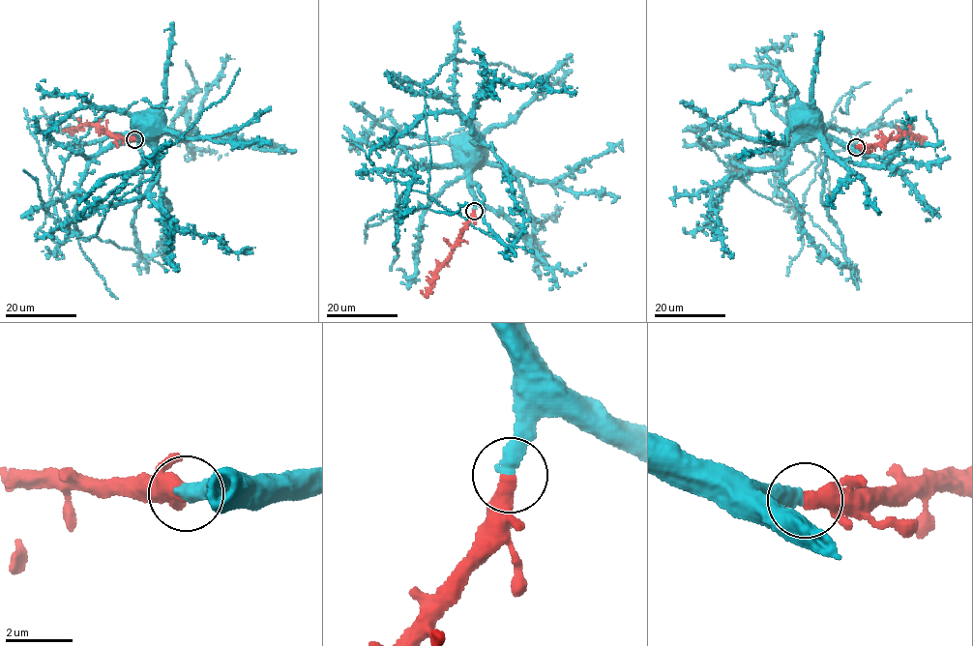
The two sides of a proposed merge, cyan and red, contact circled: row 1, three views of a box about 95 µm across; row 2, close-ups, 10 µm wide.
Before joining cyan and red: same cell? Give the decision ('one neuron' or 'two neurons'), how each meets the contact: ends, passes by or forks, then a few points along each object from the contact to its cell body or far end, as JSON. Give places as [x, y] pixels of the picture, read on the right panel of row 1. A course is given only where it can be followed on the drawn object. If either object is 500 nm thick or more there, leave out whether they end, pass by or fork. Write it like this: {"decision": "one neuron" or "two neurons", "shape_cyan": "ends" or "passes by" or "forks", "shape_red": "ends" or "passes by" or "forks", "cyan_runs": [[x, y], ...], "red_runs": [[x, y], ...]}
{"decision": "one neuron", "shape_cyan": "ends", "shape_red": "ends", "cyan_runs": [[856, 147], [842, 146], [810, 116], [804, 116], [801, 122]], "red_runs": [[856, 147], [897, 138], [906, 132], [919, 134]]}

